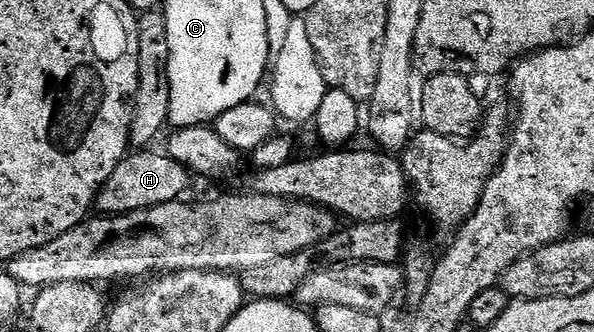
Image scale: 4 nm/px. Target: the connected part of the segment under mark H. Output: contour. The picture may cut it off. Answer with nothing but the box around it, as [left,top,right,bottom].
[94,149,190,216]

